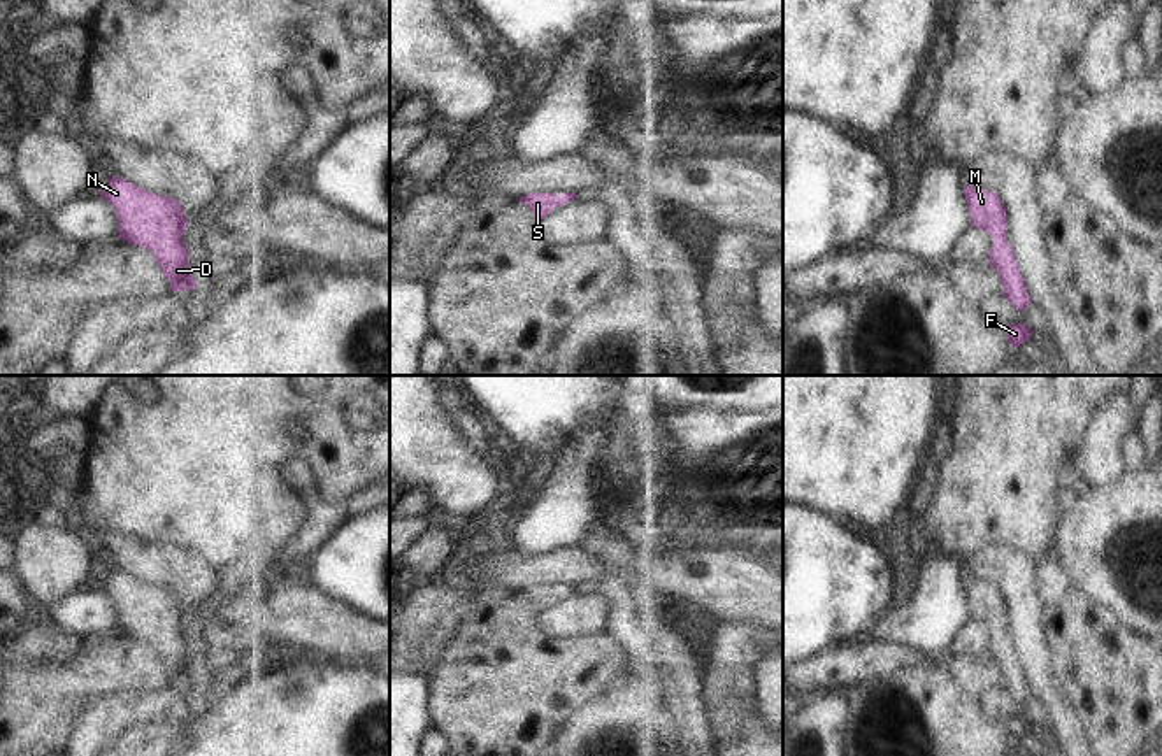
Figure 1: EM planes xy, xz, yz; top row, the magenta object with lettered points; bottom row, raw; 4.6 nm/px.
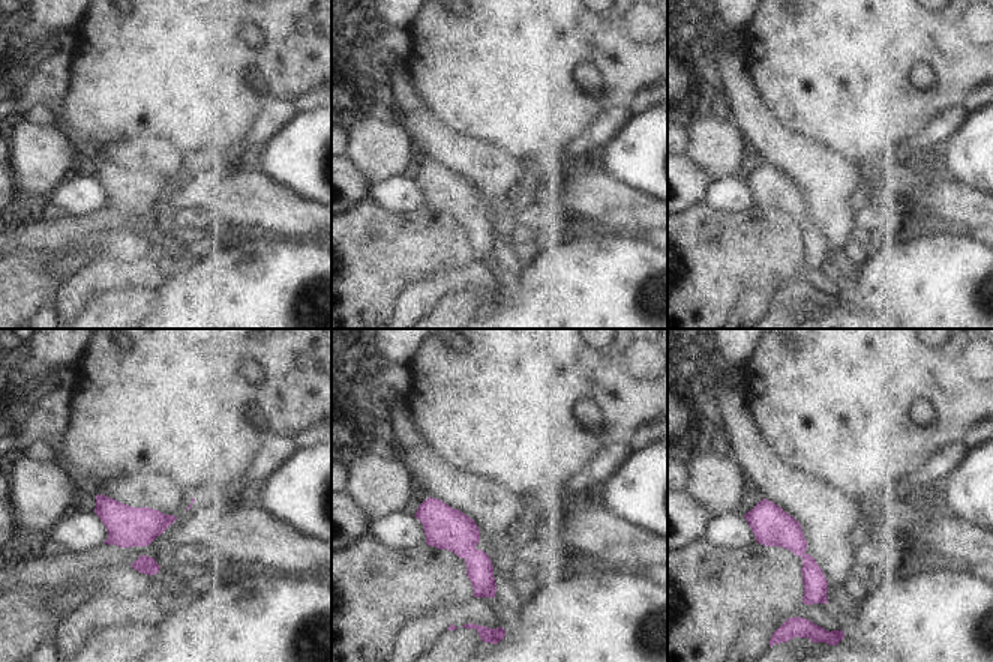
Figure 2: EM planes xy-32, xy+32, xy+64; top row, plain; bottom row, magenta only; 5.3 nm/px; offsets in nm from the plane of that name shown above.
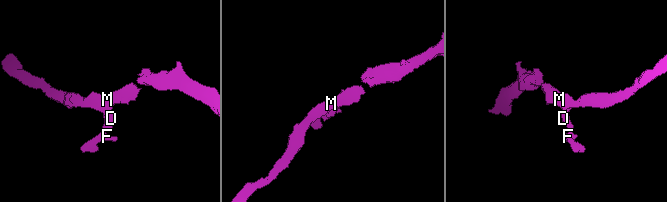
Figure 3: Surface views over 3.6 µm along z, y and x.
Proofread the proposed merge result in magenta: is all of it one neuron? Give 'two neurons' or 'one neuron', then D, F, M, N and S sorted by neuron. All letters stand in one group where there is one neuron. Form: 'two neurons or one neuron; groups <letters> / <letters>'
one neuron; groups D F M N S

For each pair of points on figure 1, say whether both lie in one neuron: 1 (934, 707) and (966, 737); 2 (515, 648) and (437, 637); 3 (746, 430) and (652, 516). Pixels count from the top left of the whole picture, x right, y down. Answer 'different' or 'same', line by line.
1: same
2: different
3: different

